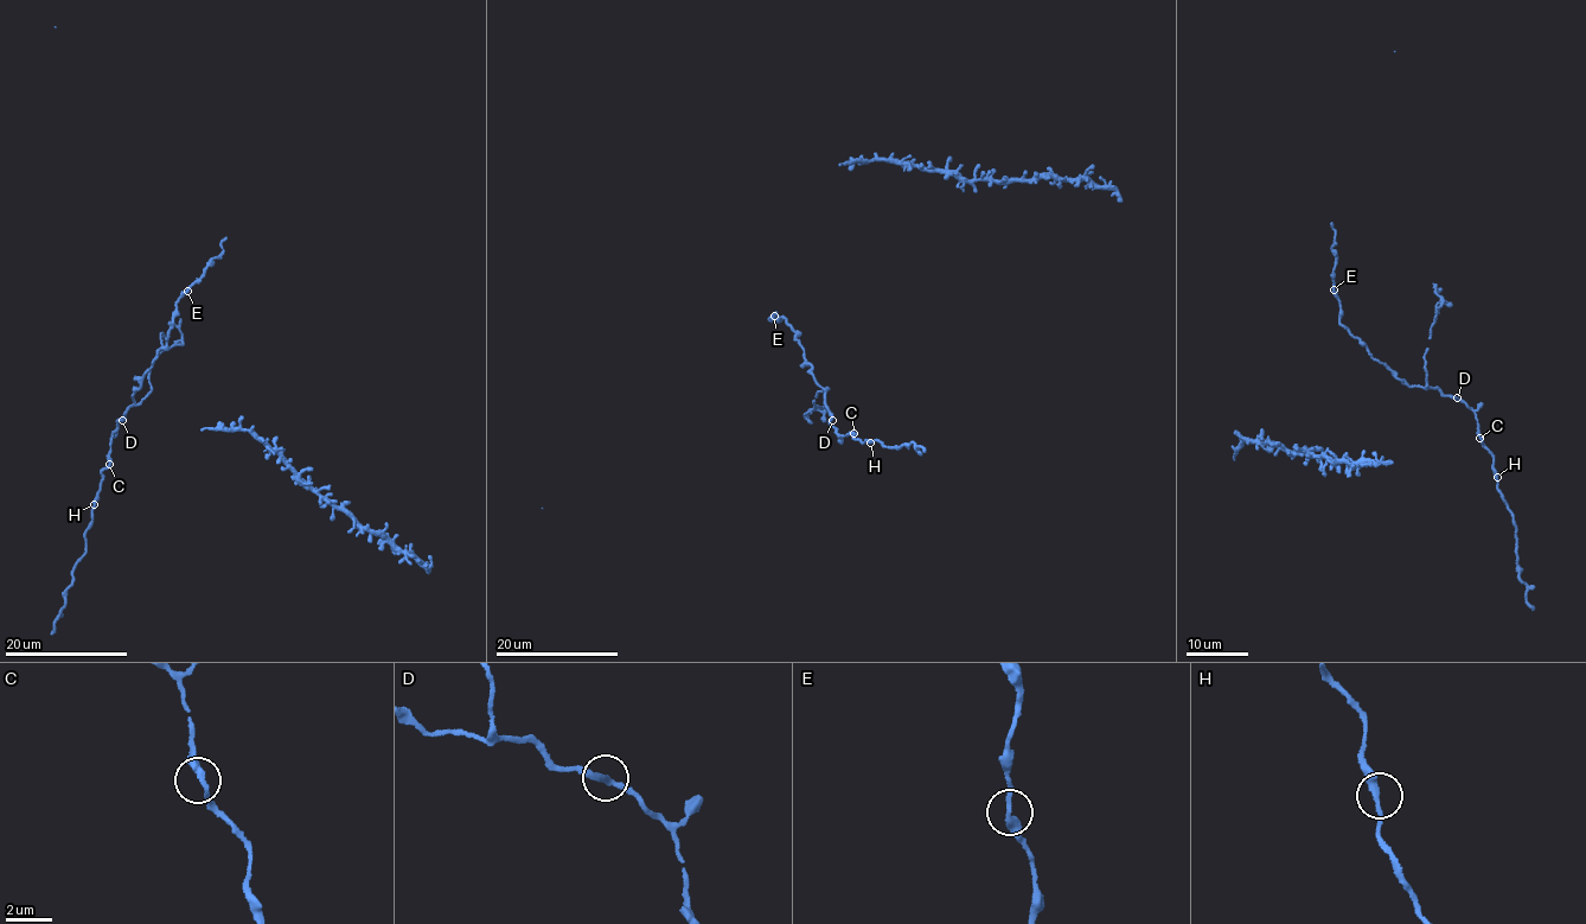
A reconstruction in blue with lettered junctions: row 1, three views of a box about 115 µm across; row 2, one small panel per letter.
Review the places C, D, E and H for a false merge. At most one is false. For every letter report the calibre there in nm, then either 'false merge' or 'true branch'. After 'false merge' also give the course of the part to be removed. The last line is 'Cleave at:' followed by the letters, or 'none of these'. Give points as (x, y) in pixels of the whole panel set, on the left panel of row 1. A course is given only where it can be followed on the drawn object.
C: 280 nm thick; true branch
D: 260 nm thick; true branch
E: 280 nm thick; true branch
H: 280 nm thick; true branch
Cleave at: none of these

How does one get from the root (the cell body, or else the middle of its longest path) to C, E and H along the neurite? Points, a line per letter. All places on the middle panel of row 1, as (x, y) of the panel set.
C: (790, 324), (814, 381), (825, 392), (830, 425), (839, 434), (854, 433)
E: (790, 324), (782, 317), (774, 322), (774, 314)
H: (790, 324), (814, 381), (825, 392), (830, 425), (839, 434), (852, 432), (870, 443)

